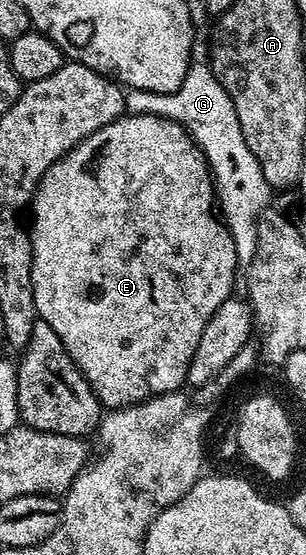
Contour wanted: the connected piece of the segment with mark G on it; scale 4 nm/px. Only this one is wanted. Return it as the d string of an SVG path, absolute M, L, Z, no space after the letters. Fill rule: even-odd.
M190 62L183 85L171 93L126 90L125 110L131 115L158 115L175 121L195 140L209 163L215 199L235 241L238 264L249 269L253 266L257 245L257 219L270 206L271 188L263 177L263 169L259 169L259 161L255 161L255 153L251 153L247 141L243 141L243 129L239 129L239 117L235 117L235 105L227 89L223 89L208 62L197 62Z

